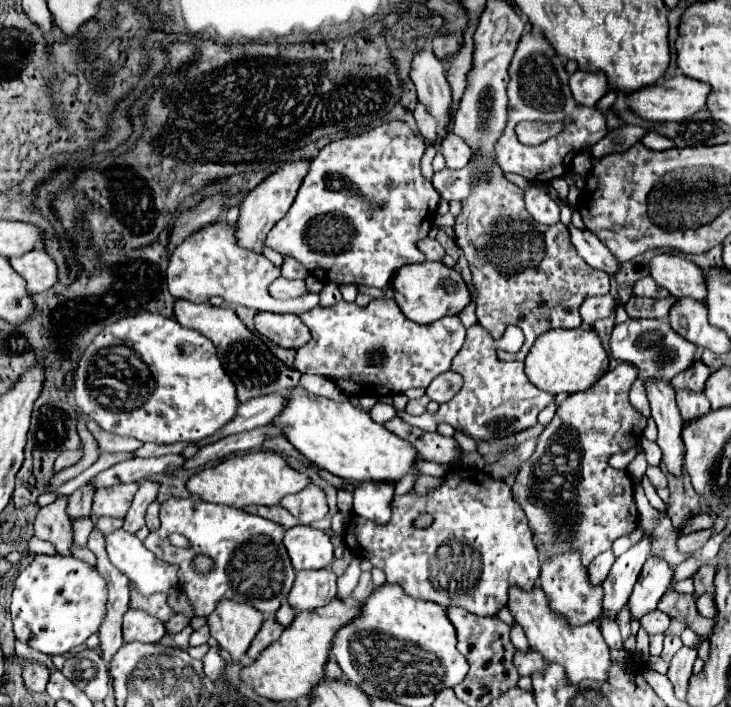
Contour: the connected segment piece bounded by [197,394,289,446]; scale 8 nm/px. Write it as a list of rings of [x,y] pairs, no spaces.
[[[269,394],[269,396],[259,396],[259,398],[249,400],[249,402],[239,404],[235,418],[225,428],[221,428],[221,432],[211,436],[209,440],[199,442],[197,446],[207,446],[207,444],[213,444],[213,442],[229,436],[229,434],[253,430],[257,426],[263,426],[263,424],[271,422],[275,416],[281,414],[287,400],[289,400],[287,394]]]

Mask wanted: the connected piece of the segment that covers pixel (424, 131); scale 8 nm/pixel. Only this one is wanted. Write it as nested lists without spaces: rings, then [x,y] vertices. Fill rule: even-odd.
[[[419,104],[419,106],[415,108],[415,120],[417,120],[417,128],[419,128],[421,136],[427,138],[427,140],[435,146],[435,138],[437,138],[435,120],[433,120],[433,116],[429,116],[429,114],[425,112],[425,106]]]

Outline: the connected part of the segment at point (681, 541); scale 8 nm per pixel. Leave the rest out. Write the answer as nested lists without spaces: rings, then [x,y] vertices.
[[[699,530],[693,534],[685,534],[677,538],[677,550],[683,554],[693,554],[695,550],[703,548],[705,542],[711,538],[711,530]]]

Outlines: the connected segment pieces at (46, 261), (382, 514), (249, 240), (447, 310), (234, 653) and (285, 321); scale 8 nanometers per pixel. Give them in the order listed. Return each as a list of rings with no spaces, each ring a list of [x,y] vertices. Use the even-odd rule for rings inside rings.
[[[45,250],[27,252],[19,258],[9,260],[13,270],[27,280],[29,292],[45,292],[51,290],[59,282],[59,272],[55,260]]]
[[[383,482],[357,484],[353,512],[361,518],[385,524],[391,516],[391,500],[393,500],[393,484]]]
[[[309,160],[285,164],[277,172],[273,172],[267,180],[263,180],[251,194],[245,196],[245,200],[241,202],[237,230],[235,230],[235,238],[237,238],[237,244],[241,248],[247,248],[247,250],[257,252],[257,254],[263,252],[263,242],[265,242],[267,232],[287,214],[287,208],[293,204],[295,194],[301,186],[301,180],[307,174],[307,170],[309,170]]]
[[[421,262],[421,264],[409,264],[393,276],[393,300],[405,314],[405,318],[417,322],[417,324],[431,324],[443,316],[459,314],[471,300],[469,290],[461,278],[461,274],[453,268],[447,268],[443,262]]]
[[[221,600],[213,614],[207,616],[207,626],[217,644],[229,652],[233,664],[243,660],[251,640],[263,624],[263,614],[249,604],[237,604],[233,600]]]
[[[257,312],[255,330],[283,348],[301,348],[311,340],[309,328],[295,314]]]

